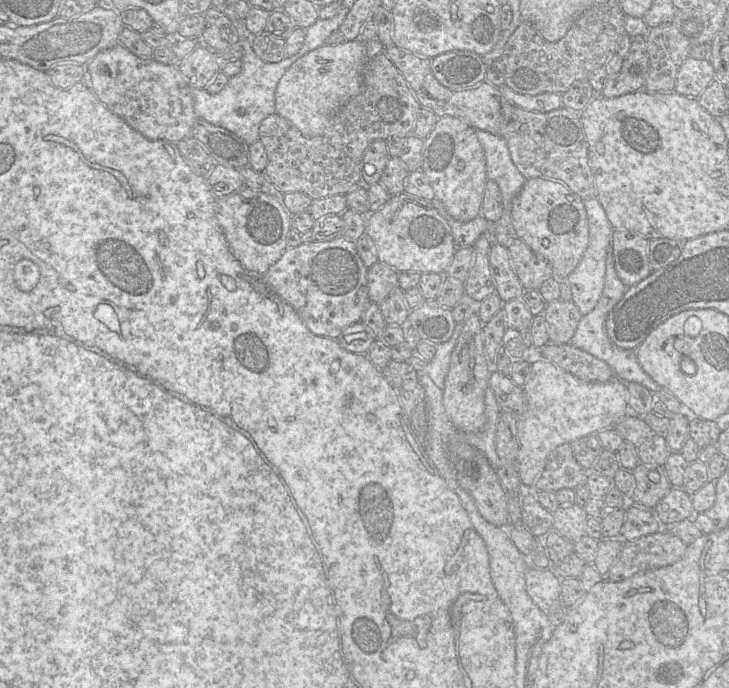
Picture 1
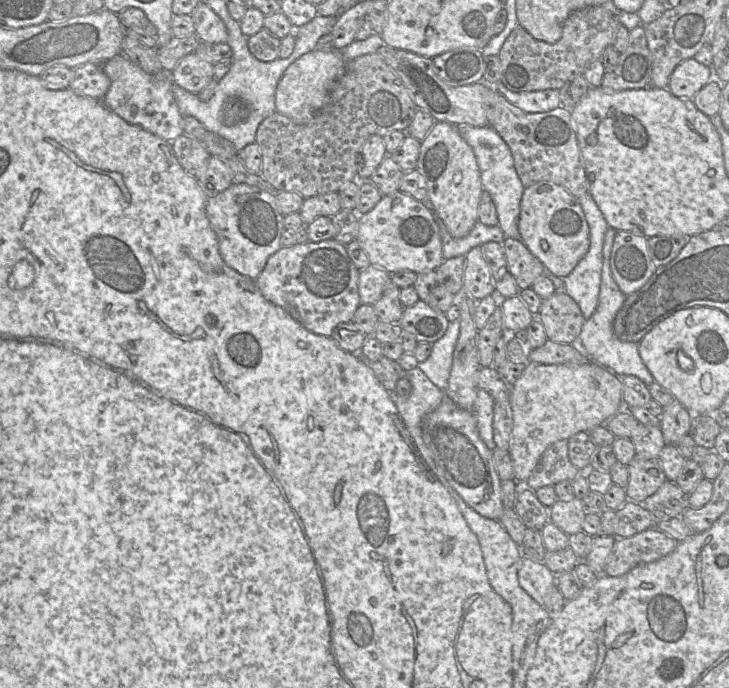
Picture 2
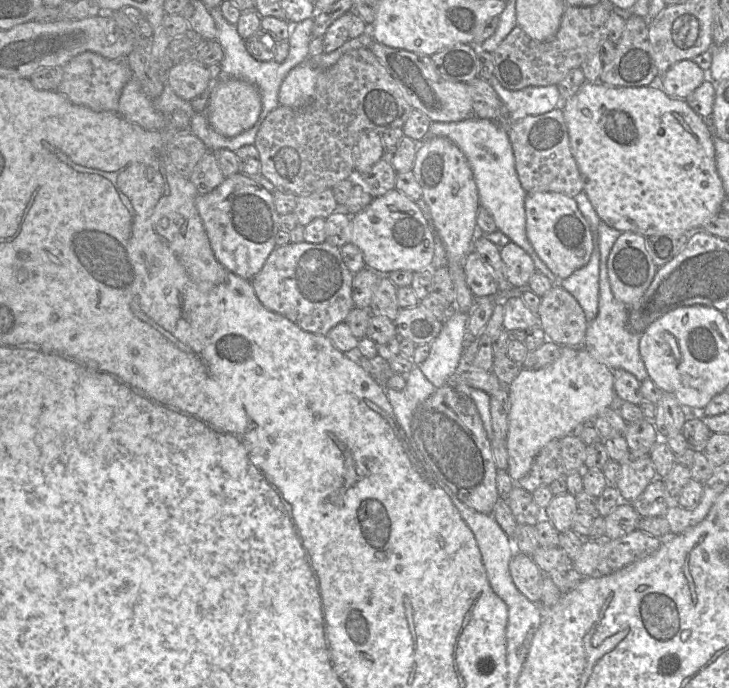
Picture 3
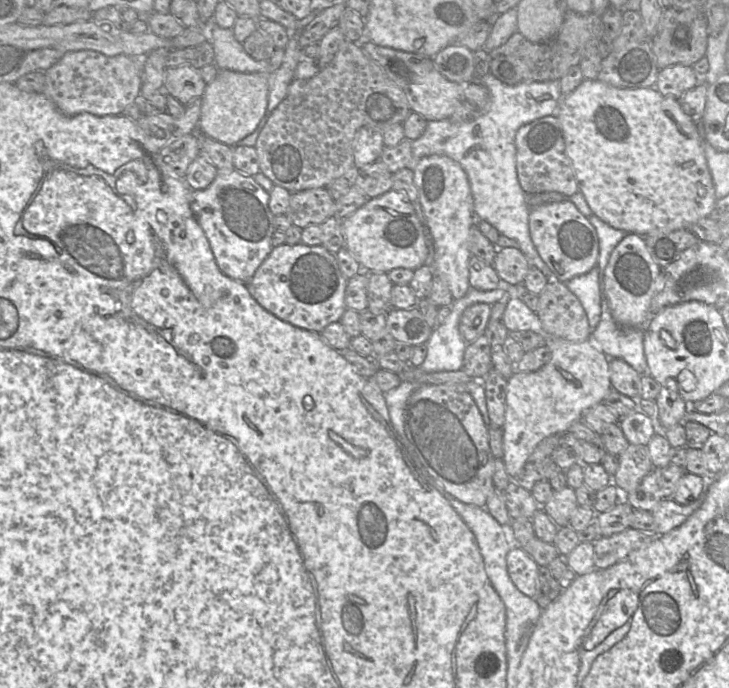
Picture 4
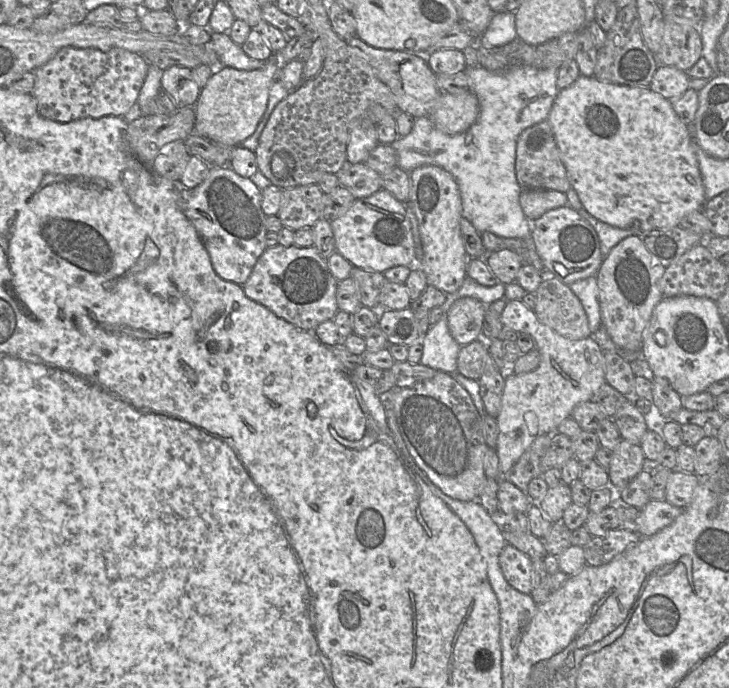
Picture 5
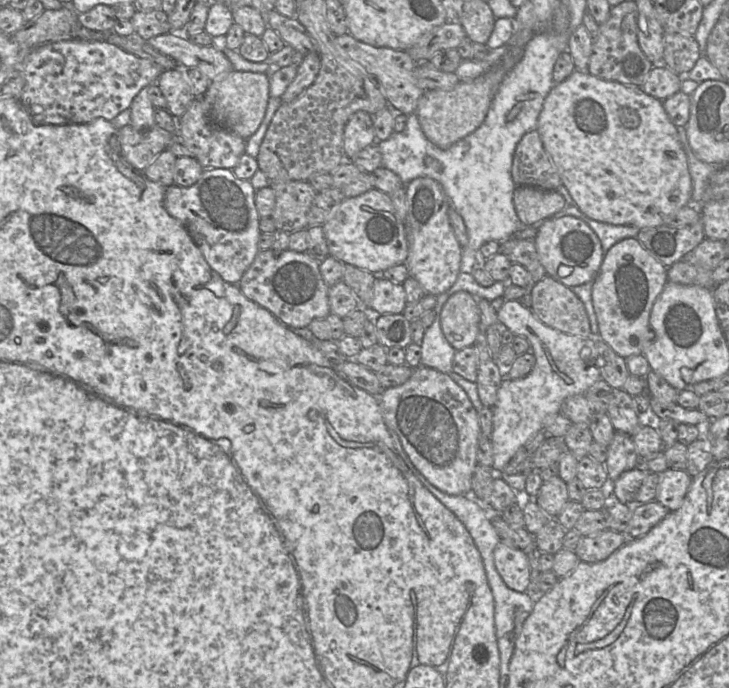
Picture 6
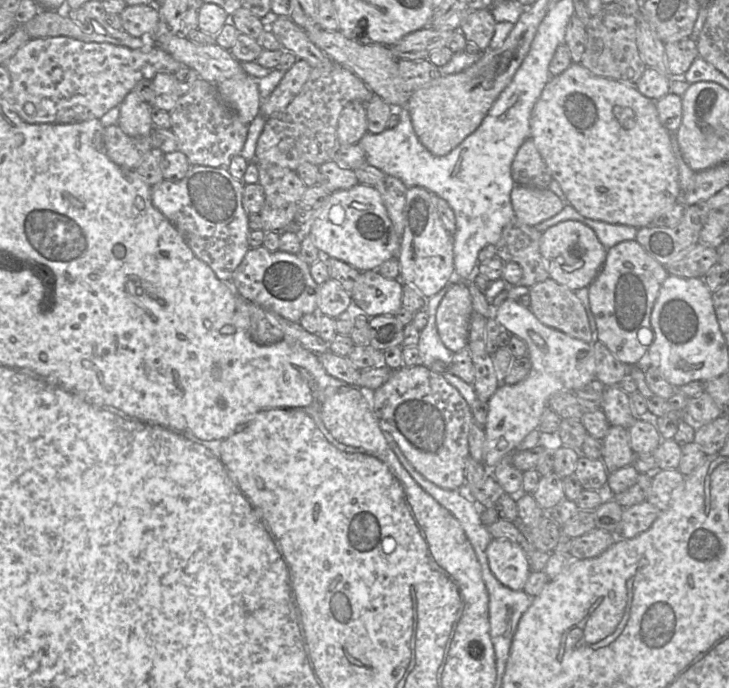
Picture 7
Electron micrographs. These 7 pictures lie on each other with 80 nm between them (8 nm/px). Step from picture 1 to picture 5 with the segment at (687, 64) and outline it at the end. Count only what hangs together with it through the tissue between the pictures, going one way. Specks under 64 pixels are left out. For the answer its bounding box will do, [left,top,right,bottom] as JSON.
[649,65,690,100]

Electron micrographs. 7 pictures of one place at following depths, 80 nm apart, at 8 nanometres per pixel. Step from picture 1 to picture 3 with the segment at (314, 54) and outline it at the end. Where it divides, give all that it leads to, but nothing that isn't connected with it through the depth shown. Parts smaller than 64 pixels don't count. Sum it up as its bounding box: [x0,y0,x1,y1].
[279,60,319,108]

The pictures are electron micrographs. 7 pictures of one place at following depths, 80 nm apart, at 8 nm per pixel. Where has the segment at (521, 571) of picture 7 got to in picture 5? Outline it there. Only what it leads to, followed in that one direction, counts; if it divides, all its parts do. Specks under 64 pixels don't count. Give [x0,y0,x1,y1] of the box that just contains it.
[499,544,532,594]

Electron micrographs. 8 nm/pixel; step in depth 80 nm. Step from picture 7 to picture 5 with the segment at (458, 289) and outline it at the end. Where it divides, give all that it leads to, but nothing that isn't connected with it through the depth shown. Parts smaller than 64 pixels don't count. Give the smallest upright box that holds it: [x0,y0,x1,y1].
[447,297,487,346]

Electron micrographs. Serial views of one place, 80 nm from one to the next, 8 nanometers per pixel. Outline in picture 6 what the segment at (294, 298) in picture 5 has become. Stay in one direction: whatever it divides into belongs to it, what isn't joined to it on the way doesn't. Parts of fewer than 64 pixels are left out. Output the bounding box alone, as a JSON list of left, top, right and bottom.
[237,250,330,328]

